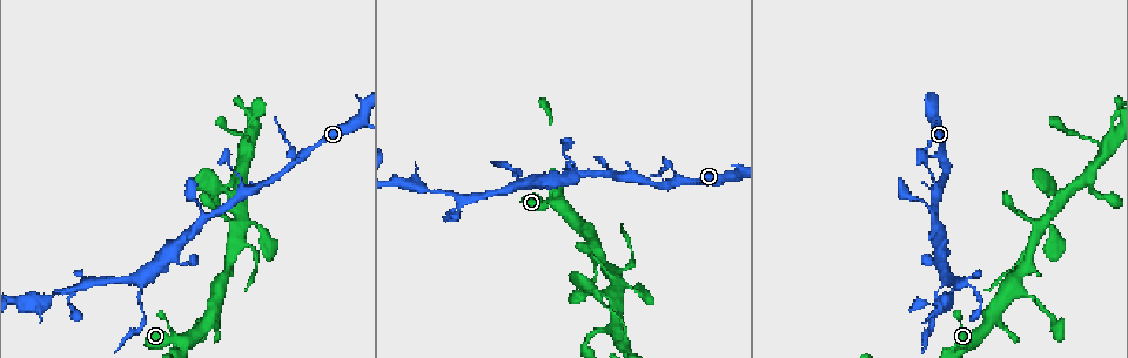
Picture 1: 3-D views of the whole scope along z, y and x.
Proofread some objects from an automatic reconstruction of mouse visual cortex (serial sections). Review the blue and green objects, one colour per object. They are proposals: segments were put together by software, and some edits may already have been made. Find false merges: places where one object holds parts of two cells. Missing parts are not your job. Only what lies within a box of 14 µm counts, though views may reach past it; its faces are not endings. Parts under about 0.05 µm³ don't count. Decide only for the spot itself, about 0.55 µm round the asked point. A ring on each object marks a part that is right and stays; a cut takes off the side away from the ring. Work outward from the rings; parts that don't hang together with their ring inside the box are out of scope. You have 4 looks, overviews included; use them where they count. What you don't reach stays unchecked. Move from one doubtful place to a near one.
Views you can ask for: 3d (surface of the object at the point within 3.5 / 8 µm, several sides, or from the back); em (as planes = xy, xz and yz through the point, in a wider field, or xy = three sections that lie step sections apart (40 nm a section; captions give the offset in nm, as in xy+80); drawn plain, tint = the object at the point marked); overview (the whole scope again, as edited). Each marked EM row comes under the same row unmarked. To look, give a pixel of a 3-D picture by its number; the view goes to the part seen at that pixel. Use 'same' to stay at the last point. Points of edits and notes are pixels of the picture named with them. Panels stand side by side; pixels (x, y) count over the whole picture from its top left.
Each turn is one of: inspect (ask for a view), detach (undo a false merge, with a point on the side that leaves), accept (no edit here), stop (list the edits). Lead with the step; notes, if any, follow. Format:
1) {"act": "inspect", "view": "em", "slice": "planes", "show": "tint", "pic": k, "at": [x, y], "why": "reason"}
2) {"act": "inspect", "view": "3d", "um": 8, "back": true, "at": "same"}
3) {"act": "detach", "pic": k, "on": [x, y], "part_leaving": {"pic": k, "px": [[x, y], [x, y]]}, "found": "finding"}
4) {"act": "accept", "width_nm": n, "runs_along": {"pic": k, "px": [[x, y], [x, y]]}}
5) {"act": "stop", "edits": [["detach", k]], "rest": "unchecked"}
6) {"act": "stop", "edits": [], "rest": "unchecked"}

{"act": "inspect", "view": "3d", "um": 3.5, "pic": 1, "at": [231, 245], "why": "two arms in line, one across"}

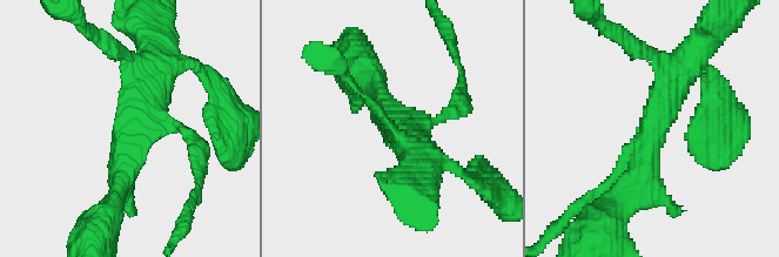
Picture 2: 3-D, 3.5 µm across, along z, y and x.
{"act": "inspect", "view": "em", "slice": "xy", "step": 5, "show": "tint", "pic": 2, "at": [654, 132], "arms": 3, "arm_widths_nm": [150, 300, 400], "why": "shape alone is not enough"}

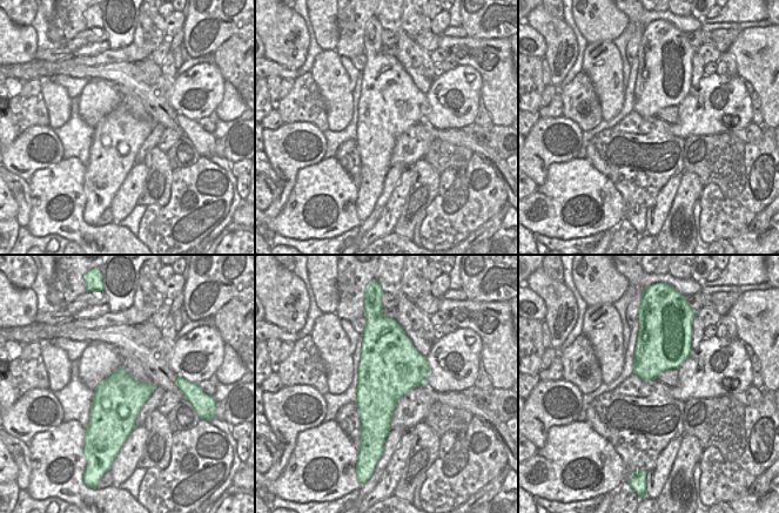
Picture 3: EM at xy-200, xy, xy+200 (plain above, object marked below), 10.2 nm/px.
{"act": "accept", "found": "one cell here"}

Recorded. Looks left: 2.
{"act": "inspect", "view": "3d", "um": 3.5, "pic": 1, "at": [680, 178], "why": "three-way junction"}

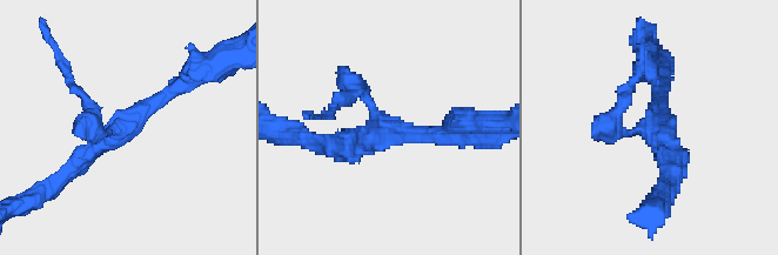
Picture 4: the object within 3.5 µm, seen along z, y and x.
{"act": "accept", "found": "one cell here"}

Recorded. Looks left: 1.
{"act": "stop", "edits": [], "rest": "unchecked"}

